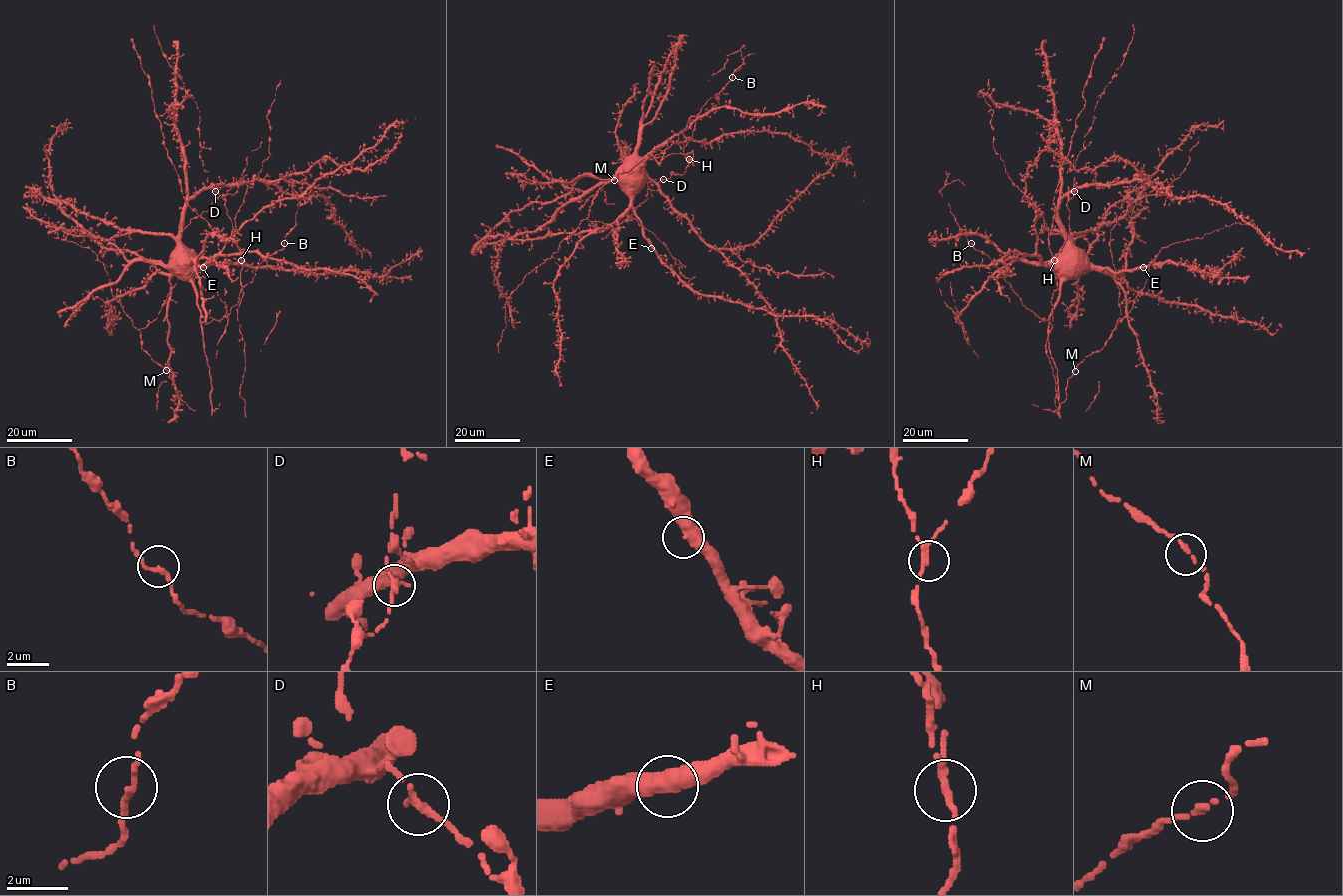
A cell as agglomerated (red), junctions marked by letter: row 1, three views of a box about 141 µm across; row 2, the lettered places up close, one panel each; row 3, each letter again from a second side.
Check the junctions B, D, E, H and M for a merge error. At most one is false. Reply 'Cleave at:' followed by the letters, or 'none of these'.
Cleave at: D

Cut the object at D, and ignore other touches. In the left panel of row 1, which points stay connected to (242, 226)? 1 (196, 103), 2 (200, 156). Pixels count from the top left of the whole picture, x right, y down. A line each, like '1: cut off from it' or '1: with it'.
1: cut off from it
2: cut off from it

